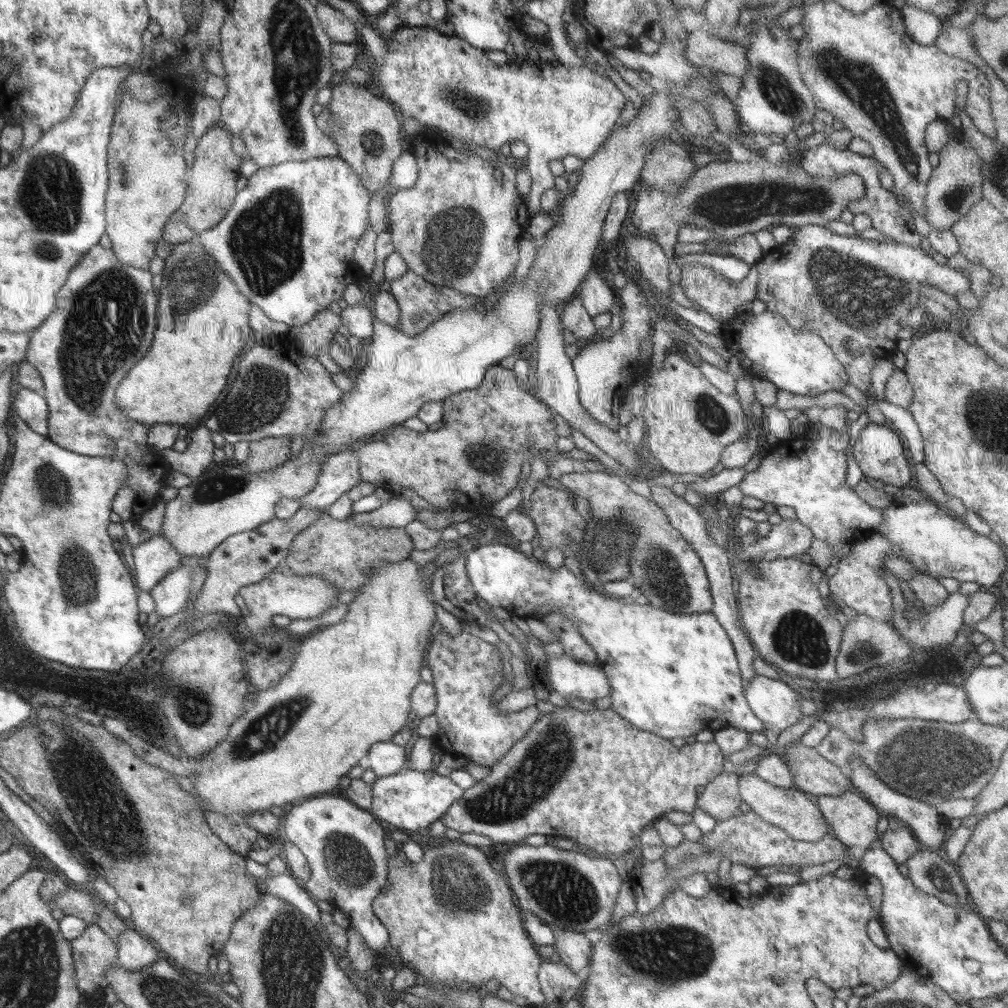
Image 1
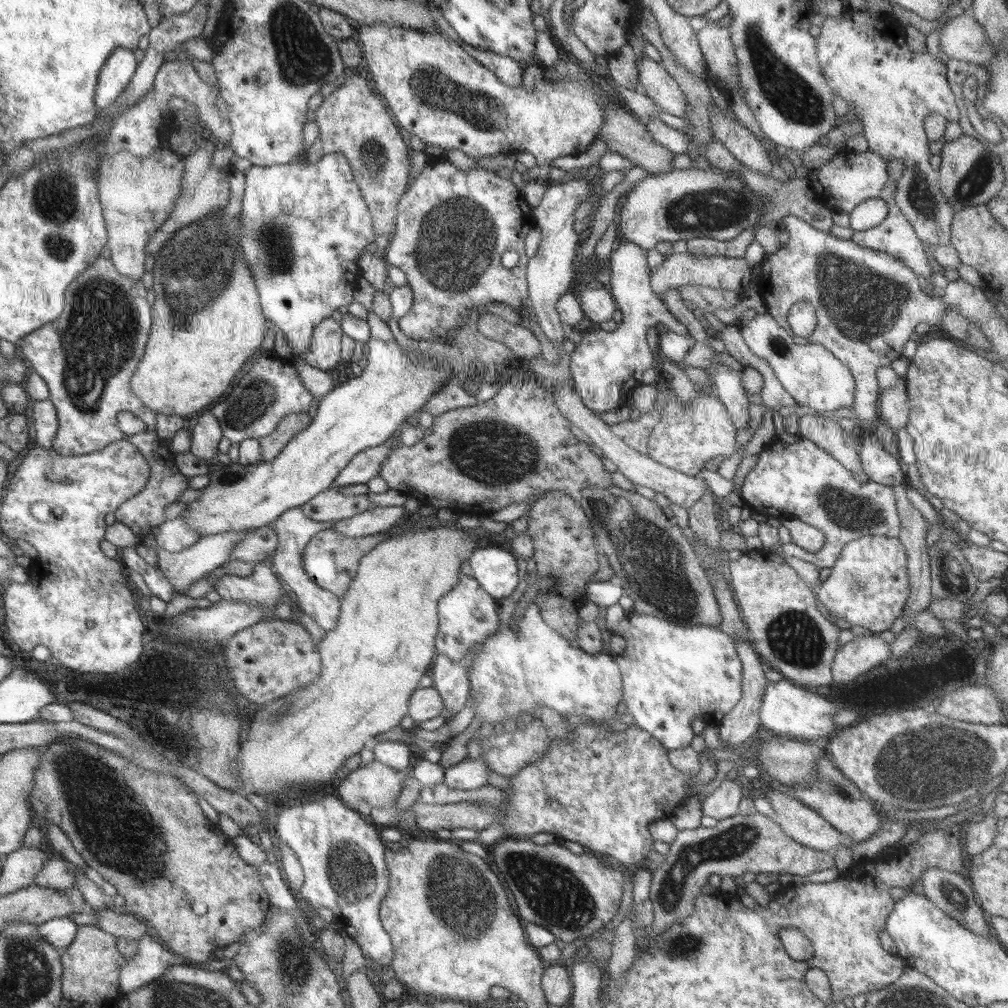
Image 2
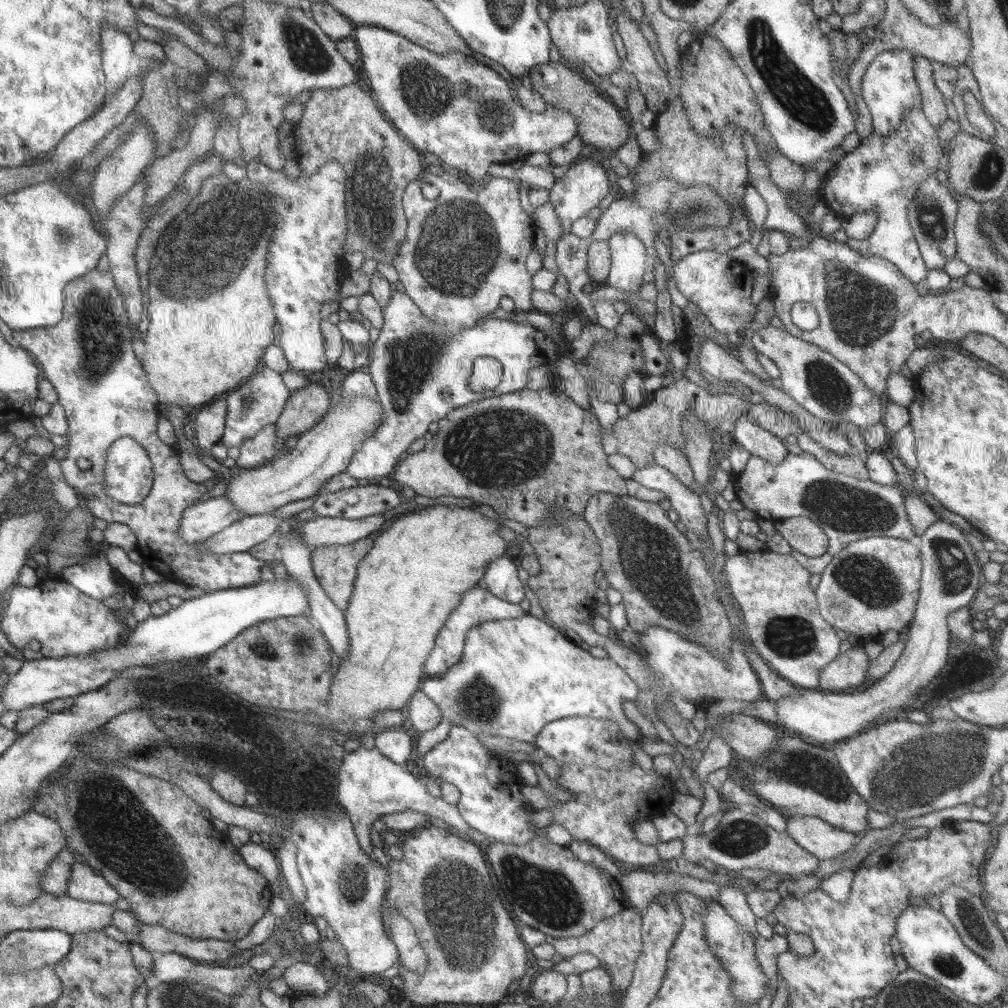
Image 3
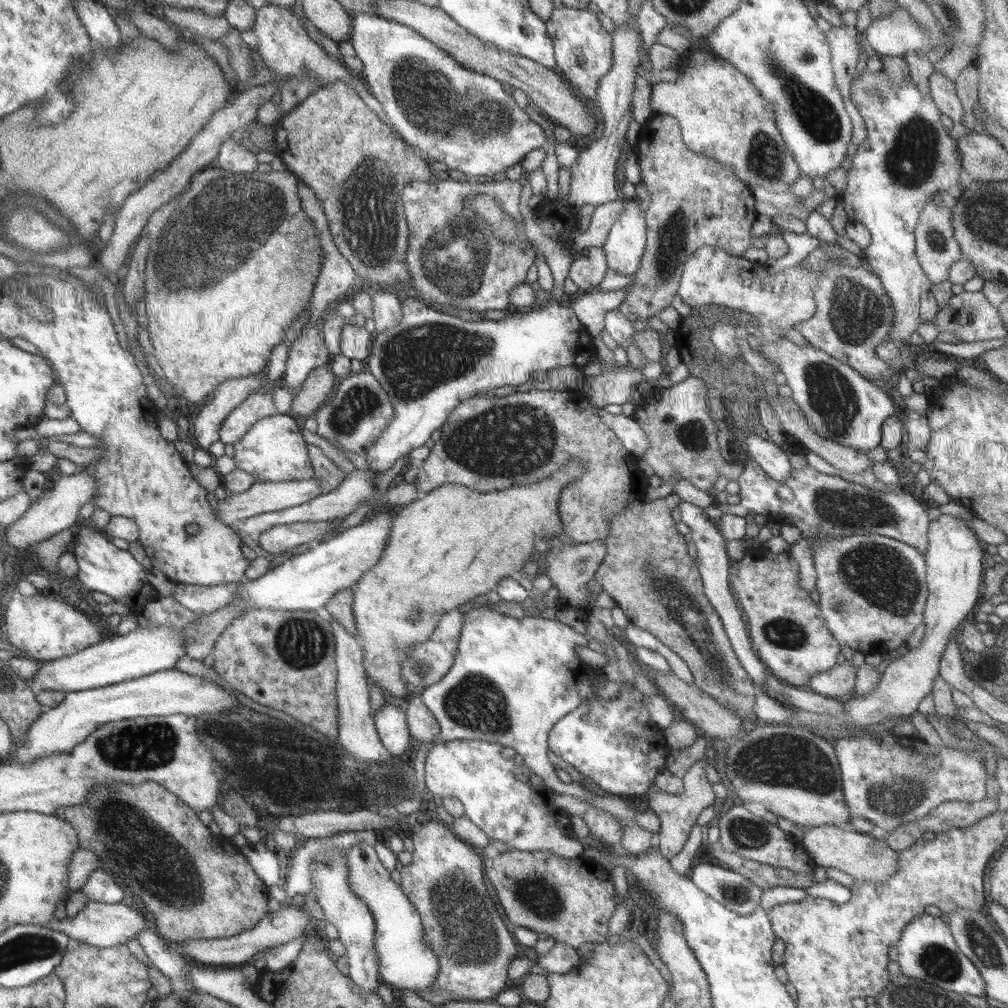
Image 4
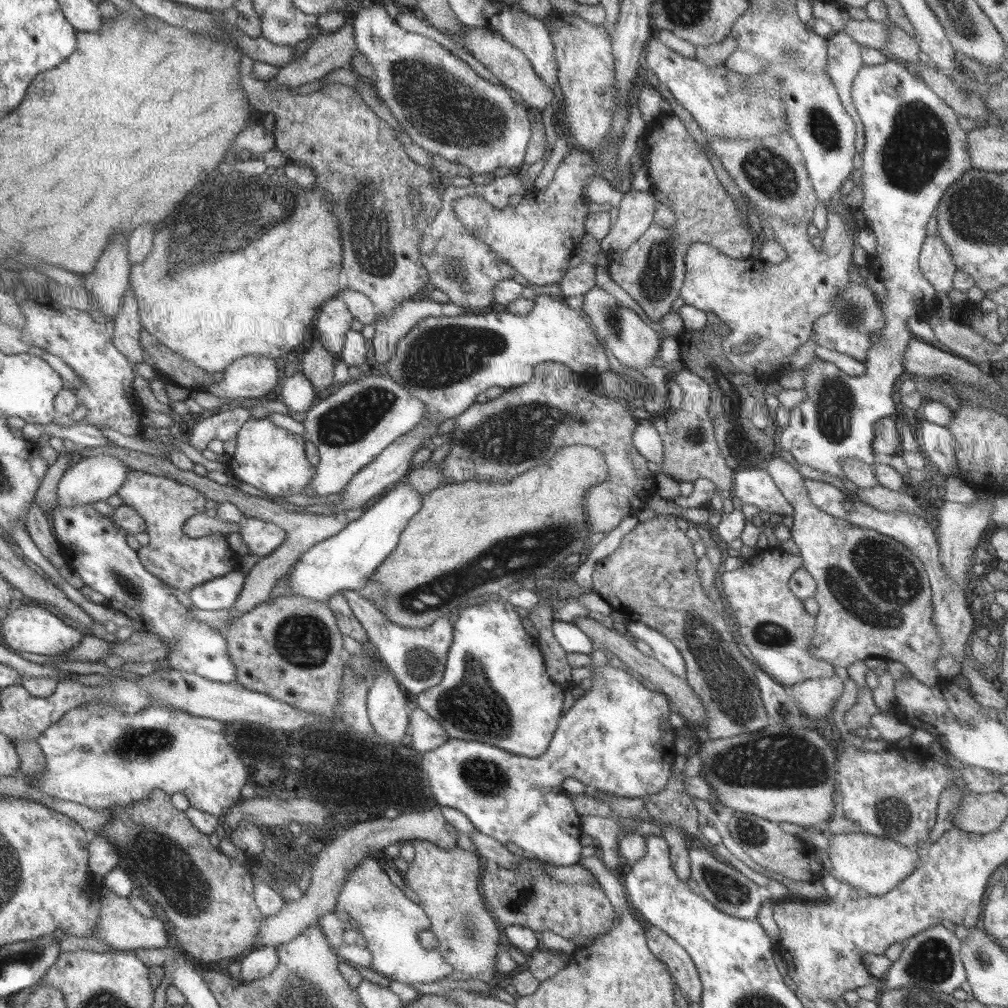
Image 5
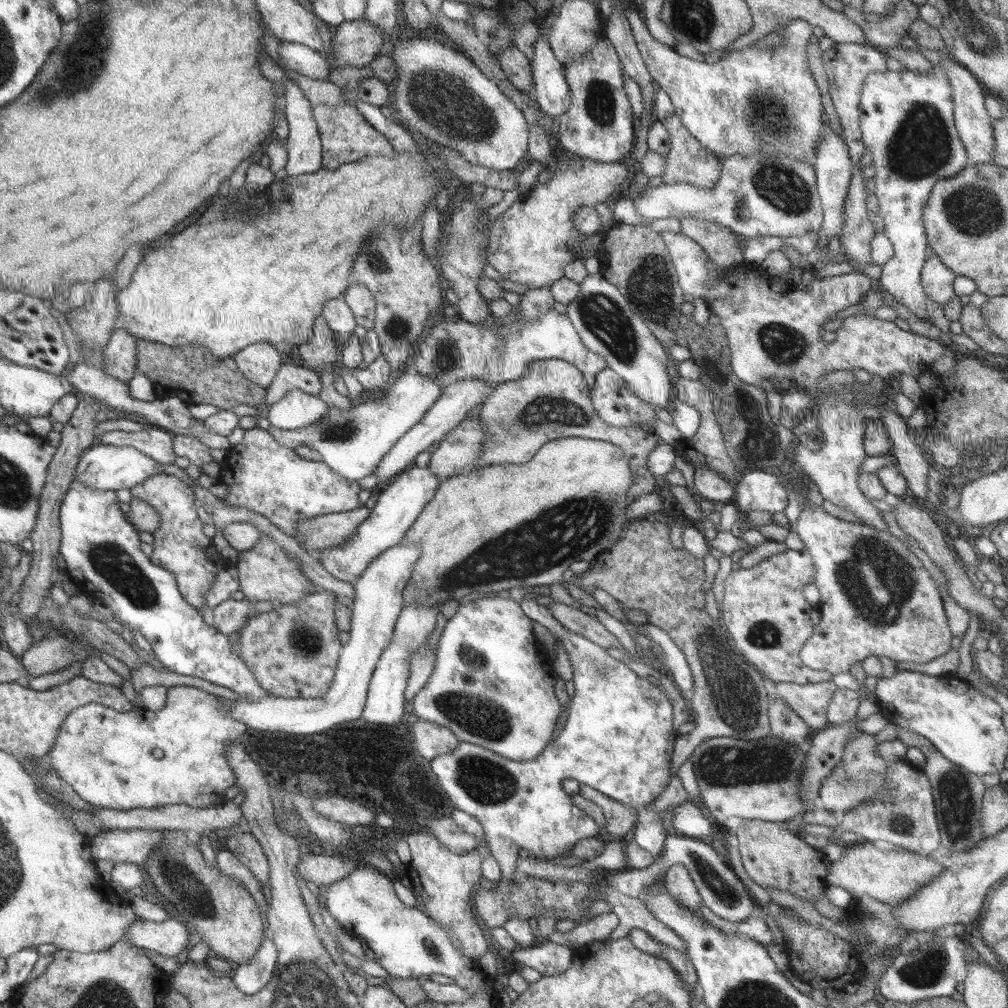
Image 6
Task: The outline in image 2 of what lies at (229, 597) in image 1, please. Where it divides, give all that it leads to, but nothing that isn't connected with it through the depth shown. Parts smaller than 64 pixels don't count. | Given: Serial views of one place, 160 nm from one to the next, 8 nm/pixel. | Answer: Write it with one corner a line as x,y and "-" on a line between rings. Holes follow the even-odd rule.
326,489
300,508
310,520
330,522
344,520
373,508
369,493
346,496
336,489
-
270,525
254,529
233,546
232,554
227,562
238,559
248,564
271,563
277,541
274,529

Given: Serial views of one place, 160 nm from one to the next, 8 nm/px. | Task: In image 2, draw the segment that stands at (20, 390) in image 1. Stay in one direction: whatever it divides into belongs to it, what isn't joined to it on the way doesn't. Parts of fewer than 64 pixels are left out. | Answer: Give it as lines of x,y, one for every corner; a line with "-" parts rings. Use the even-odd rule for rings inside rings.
50,399
33,400
31,411
26,415
31,422
34,443
50,451
59,427
54,404
50,402

